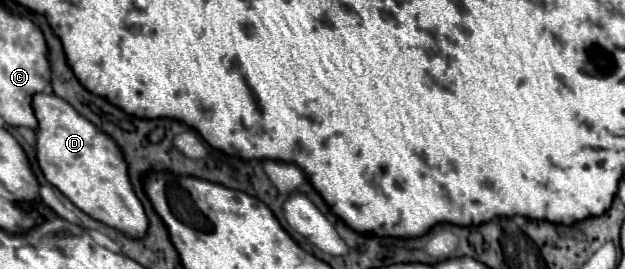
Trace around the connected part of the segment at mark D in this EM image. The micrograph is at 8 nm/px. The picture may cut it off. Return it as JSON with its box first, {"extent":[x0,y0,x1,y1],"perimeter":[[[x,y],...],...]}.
{"extent":[32,93,148,237],"perimeter":[[[54,93],[32,95],[32,109],[38,119],[38,165],[46,181],[58,187],[78,209],[82,209],[92,219],[120,229],[128,237],[142,237],[146,233],[148,219],[130,185],[126,163],[118,145]]]}

